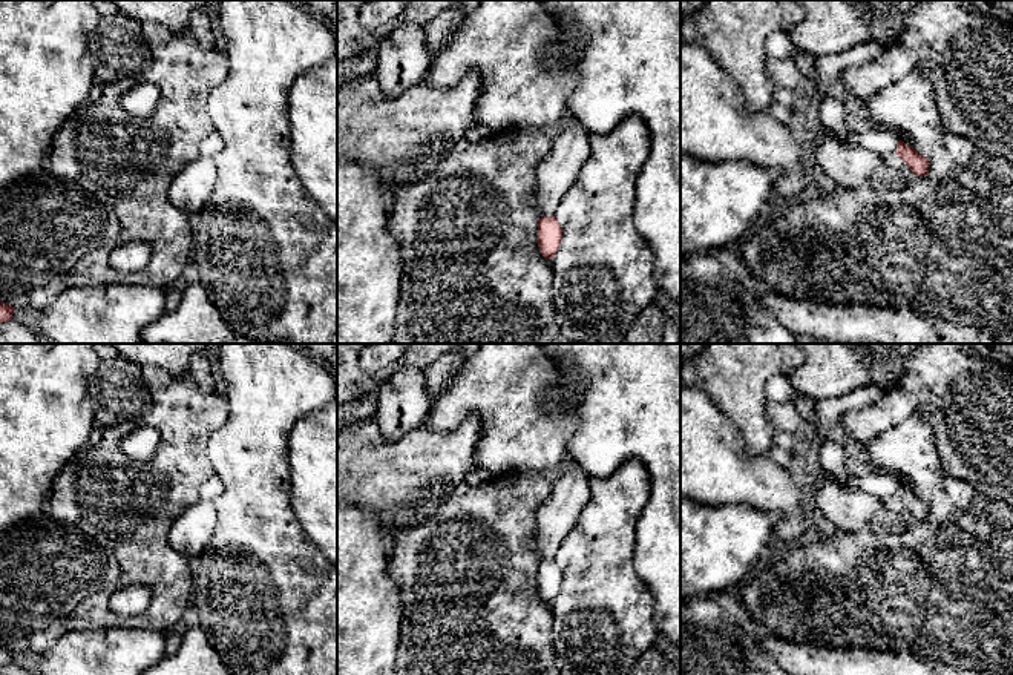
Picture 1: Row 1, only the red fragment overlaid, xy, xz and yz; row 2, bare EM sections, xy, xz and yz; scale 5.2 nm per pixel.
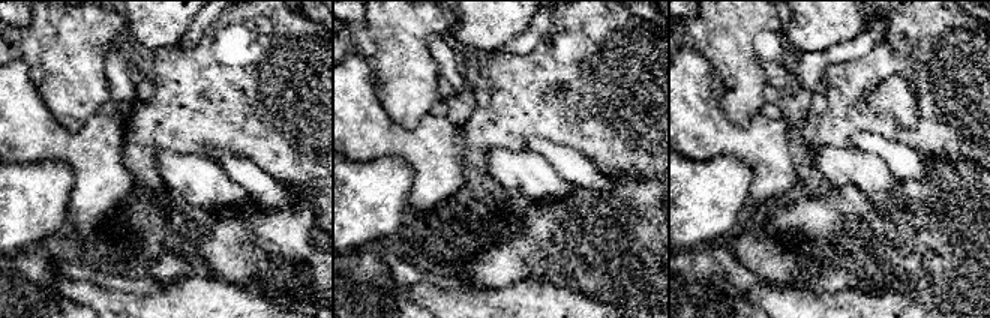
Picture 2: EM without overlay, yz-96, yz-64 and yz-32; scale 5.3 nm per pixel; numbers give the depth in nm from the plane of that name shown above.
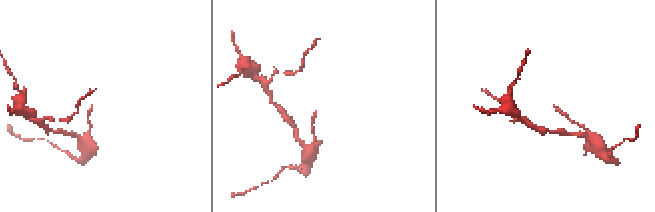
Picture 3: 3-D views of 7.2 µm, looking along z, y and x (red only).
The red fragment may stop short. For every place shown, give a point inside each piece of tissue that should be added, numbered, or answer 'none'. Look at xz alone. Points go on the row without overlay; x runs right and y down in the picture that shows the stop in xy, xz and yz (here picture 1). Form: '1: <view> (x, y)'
none

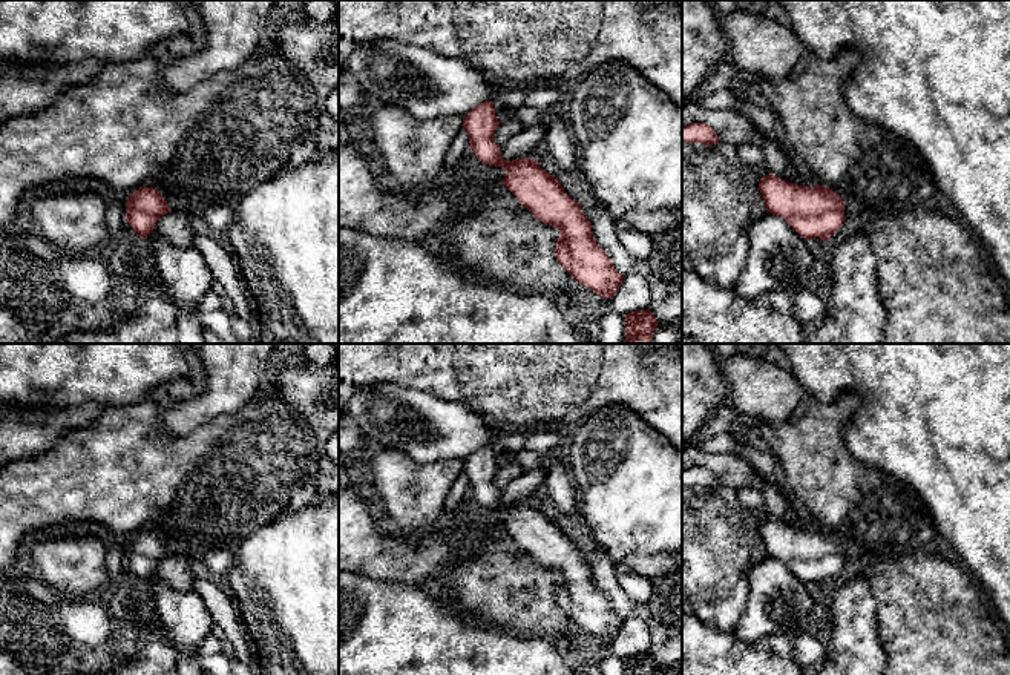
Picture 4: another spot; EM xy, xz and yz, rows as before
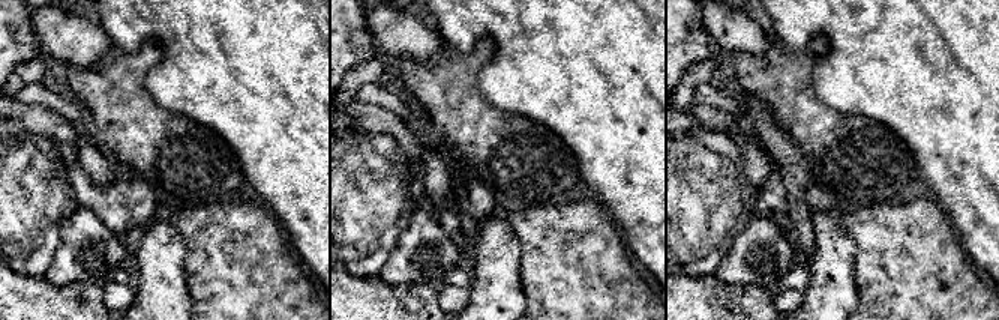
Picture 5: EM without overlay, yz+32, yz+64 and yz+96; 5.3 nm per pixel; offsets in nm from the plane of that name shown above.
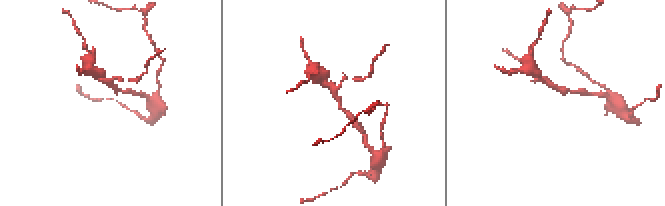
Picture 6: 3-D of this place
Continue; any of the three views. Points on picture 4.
none

